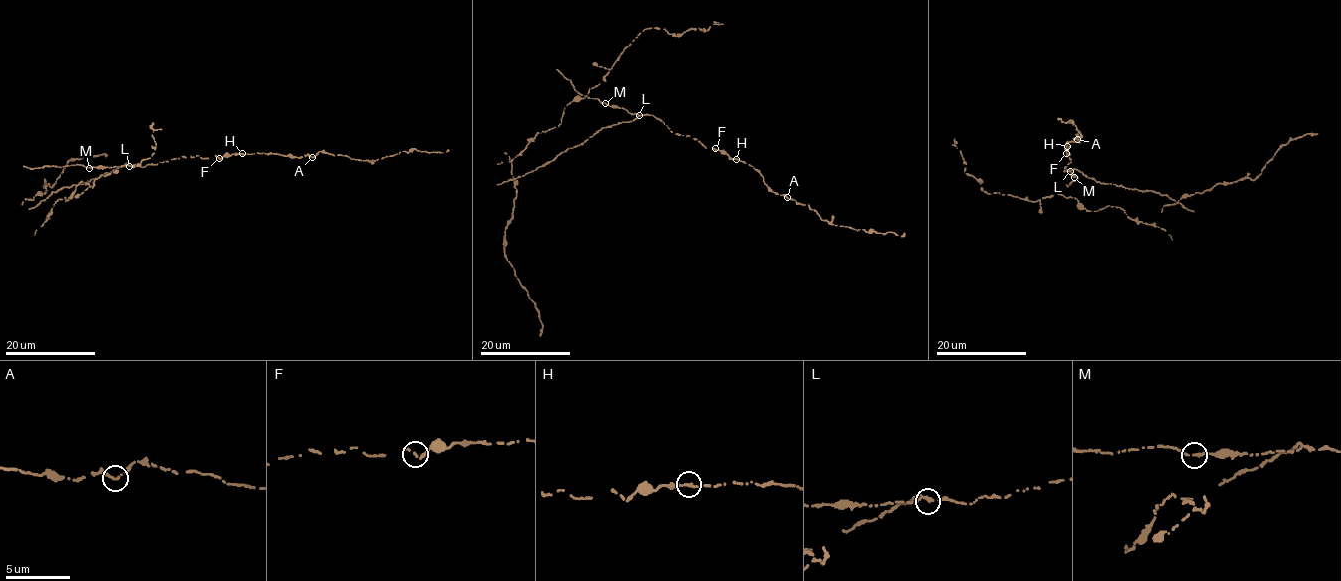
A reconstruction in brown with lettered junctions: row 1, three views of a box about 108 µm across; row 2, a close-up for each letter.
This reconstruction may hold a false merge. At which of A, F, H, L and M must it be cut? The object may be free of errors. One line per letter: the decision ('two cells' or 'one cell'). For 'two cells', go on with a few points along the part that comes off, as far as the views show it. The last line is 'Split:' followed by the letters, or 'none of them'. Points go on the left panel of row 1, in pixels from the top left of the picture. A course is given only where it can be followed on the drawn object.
A: one cell
F: one cell
H: one cell
L: two cells
M: one cell
Split: L

